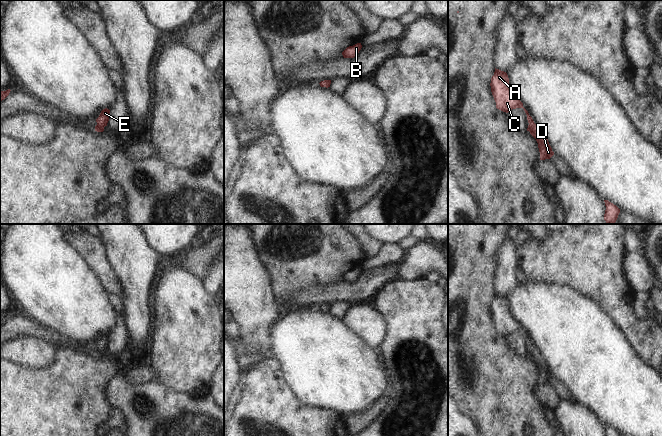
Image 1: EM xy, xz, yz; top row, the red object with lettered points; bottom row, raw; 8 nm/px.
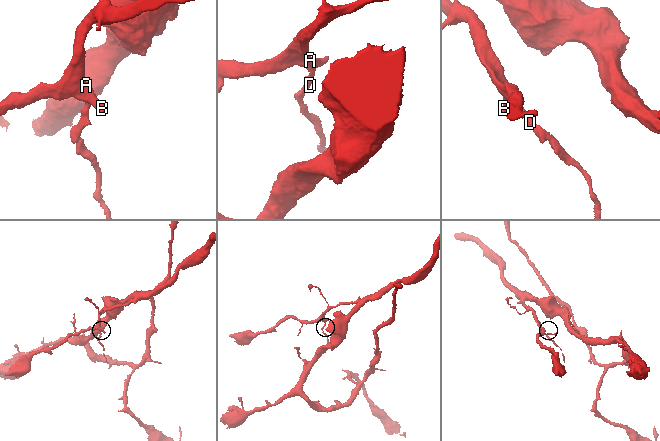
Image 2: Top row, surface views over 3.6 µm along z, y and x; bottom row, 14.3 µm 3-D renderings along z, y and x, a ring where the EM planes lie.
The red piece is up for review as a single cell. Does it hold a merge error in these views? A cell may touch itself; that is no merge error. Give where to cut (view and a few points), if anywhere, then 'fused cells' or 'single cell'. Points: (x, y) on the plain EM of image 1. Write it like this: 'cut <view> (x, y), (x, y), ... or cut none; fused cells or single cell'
cut none; single cell

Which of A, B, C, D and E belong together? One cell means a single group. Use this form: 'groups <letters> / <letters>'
groups A B C D E

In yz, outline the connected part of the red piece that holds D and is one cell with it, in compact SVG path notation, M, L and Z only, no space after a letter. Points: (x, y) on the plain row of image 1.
M495 292L494 299L491 302L491 316L496 326L496 332L508 337L512 333L523 332L528 344L527 355L536 363L540 376L540 384L550 383L554 376L549 369L546 358L534 347L528 335L523 331L523 327L513 317L509 302L506 296Z

